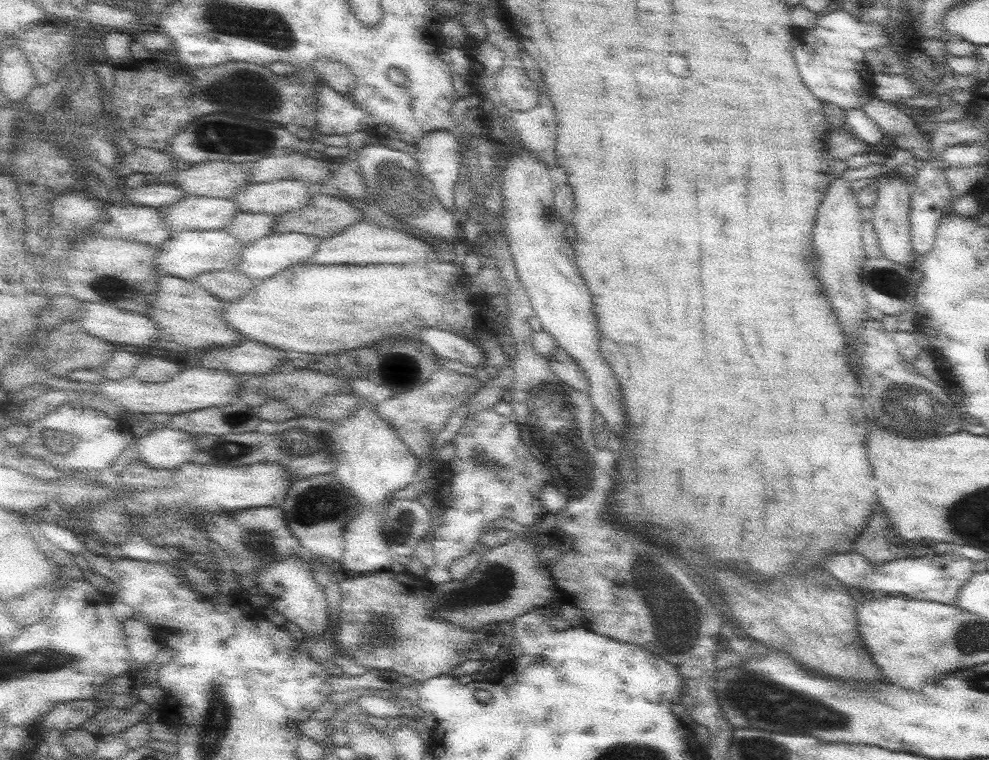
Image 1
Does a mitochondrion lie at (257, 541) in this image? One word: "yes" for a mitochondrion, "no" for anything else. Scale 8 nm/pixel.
yes

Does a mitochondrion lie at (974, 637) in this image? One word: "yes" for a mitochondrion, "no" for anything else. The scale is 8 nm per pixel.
yes

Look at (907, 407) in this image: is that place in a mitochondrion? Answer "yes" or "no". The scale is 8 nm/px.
yes

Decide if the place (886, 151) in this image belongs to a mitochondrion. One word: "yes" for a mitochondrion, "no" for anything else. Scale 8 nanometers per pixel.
no

